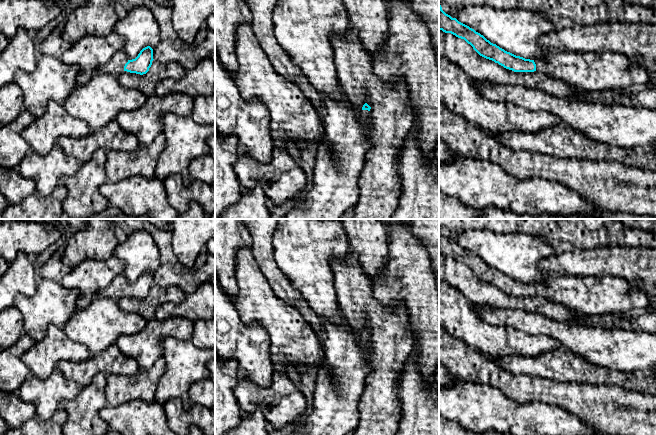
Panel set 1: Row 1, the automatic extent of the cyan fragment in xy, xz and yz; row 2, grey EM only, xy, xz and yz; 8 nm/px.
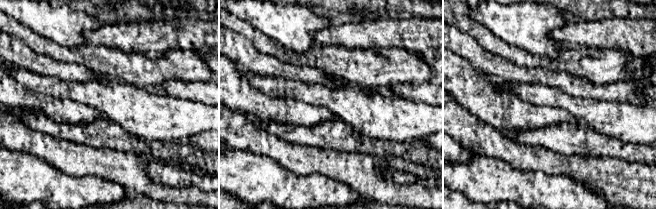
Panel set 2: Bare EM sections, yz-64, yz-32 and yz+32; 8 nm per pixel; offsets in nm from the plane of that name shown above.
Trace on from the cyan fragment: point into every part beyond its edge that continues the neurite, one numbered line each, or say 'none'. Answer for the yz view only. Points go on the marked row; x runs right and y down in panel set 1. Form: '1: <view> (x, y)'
1: yz (591, 72)

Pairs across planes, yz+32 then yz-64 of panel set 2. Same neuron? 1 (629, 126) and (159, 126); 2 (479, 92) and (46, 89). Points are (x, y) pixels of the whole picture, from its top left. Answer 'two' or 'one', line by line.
1: one
2: two

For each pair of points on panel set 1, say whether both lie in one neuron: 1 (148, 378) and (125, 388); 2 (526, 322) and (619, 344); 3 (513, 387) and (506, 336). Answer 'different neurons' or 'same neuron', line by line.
1: same neuron
2: same neuron
3: different neurons

